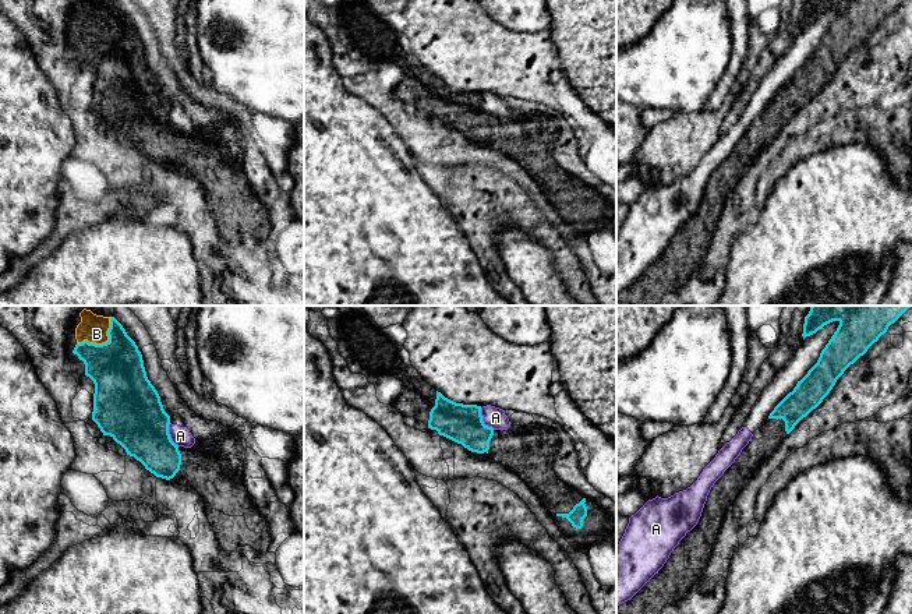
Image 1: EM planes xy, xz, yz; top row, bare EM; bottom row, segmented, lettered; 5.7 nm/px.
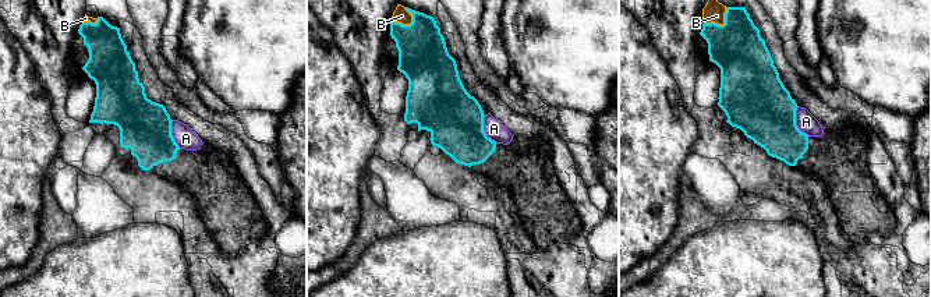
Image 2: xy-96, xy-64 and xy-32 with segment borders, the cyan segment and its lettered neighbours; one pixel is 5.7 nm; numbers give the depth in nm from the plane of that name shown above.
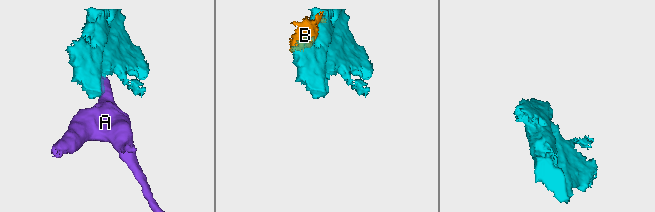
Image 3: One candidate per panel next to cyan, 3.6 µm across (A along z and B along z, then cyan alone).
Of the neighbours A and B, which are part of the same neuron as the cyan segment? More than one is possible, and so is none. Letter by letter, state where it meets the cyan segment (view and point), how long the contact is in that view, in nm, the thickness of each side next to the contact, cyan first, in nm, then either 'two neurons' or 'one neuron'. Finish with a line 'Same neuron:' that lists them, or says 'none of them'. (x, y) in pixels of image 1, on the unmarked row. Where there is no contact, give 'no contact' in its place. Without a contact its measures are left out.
A: meets cyan in xz at (481, 108); contact 150 nm long; 220 nm thick on the cyan side, 120 nm on the other; two neurons
B: meets cyan in xy at (103, 31); contact 260 nm long; 320 nm thick on the cyan side, 160 nm on the other; two neurons
Same neuron: none of them

